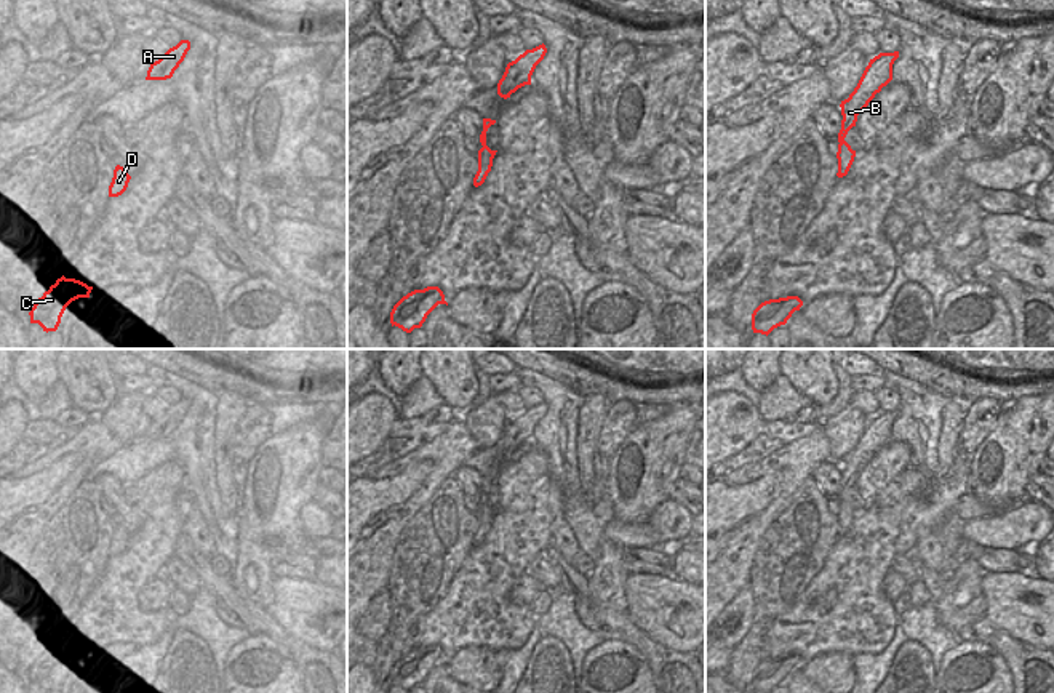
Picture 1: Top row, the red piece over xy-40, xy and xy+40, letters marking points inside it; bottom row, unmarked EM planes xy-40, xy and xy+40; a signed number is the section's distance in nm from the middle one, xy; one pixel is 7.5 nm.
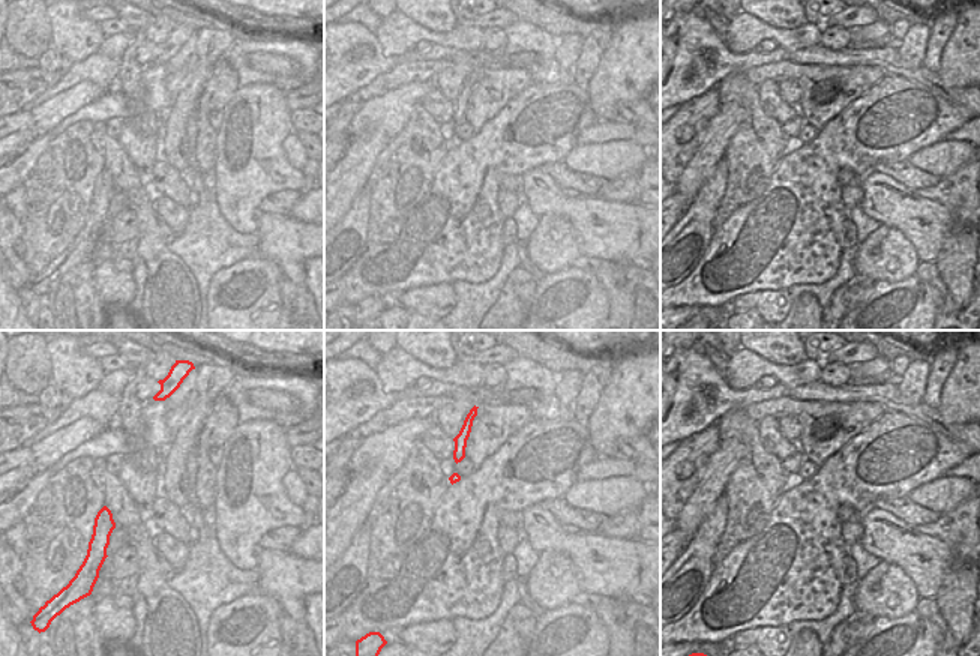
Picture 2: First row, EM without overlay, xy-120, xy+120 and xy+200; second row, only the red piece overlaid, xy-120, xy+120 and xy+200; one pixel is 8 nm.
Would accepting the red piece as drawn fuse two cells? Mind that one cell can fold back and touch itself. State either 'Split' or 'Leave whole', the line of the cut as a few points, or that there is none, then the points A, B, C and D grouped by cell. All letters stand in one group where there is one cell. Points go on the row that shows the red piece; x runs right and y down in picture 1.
Leave whole. No split. Groups: A B C D

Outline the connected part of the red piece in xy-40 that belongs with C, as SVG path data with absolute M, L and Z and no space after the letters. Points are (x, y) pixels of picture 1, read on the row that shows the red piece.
M64 275L37 299L30 309L30 323L38 323L43 331L56 331L66 307L78 299L90 298L93 286Z

